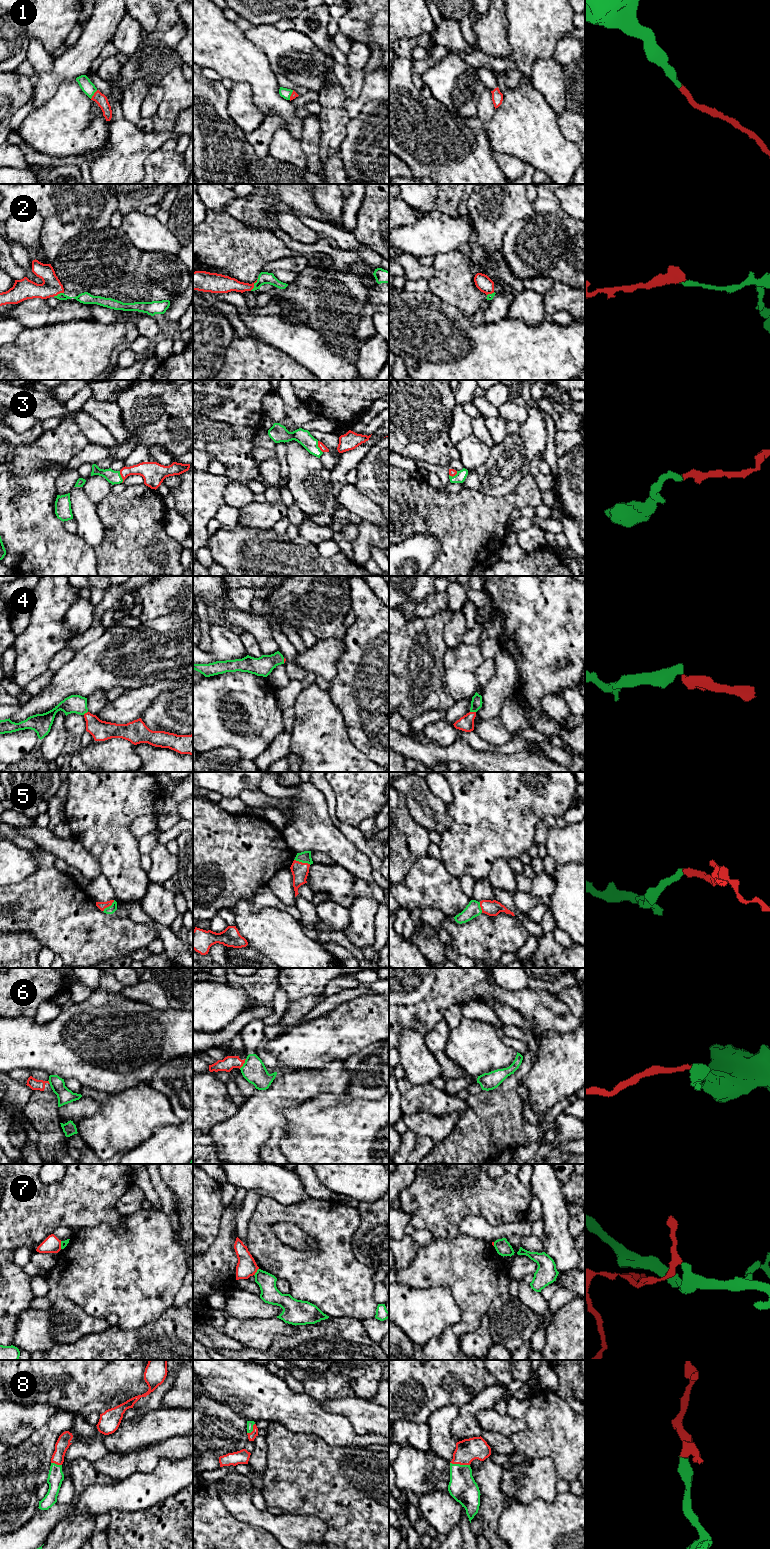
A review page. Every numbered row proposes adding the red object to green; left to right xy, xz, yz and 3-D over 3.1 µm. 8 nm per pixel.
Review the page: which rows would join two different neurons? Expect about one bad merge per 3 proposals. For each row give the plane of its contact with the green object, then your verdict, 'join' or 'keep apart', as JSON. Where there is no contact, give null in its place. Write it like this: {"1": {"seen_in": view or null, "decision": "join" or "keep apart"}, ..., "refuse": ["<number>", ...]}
{"1": {"seen_in": "xy", "decision": "join"}, "2": {"seen_in": "xz", "decision": "join"}, "3": {"seen_in": "xy", "decision": "join"}, "4": {"seen_in": "yz", "decision": "join"}, "5": {"seen_in": "xz", "decision": "join"}, "6": {"seen_in": "xz", "decision": "keep apart"}, "7": {"seen_in": "xz", "decision": "keep apart"}, "8": {"seen_in": "yz", "decision": "join"}, "refuse": ["6", "7"]}

